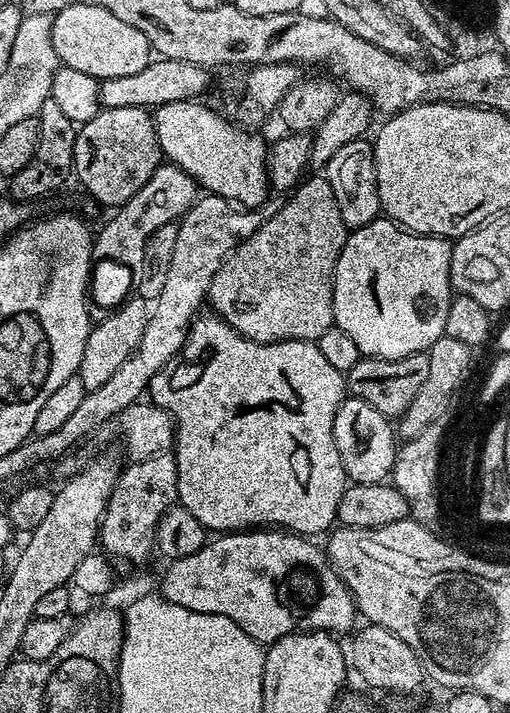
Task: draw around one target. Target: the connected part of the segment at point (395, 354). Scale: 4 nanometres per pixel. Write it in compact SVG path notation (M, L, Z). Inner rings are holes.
M373 218L370 223L362 228L357 228L351 233L348 241L343 241L339 249L334 265L334 271L330 276L332 286L332 319L339 331L345 332L356 343L358 351L368 358L379 358L384 362L400 362L403 356L412 356L415 352L427 353L434 341L444 335L446 318L454 299L452 275L450 274L450 262L452 261L452 244L442 236L420 236L417 232L410 232L392 223L387 218Z

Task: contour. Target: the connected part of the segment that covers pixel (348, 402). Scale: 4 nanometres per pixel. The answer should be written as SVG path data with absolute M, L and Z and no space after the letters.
M349 397L341 403L332 423L332 441L334 441L336 453L340 458L342 471L351 483L379 484L391 475L396 463L396 436L393 427L391 430L389 424L391 423L387 417L381 416L376 410L356 397Z

